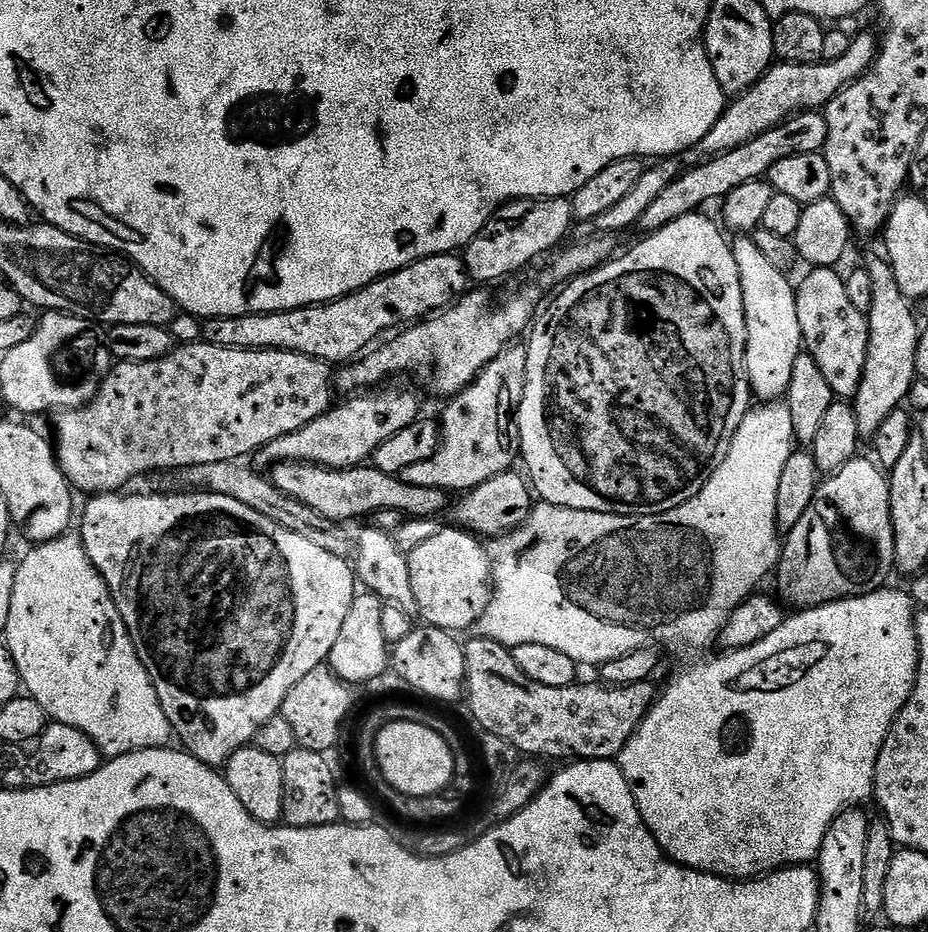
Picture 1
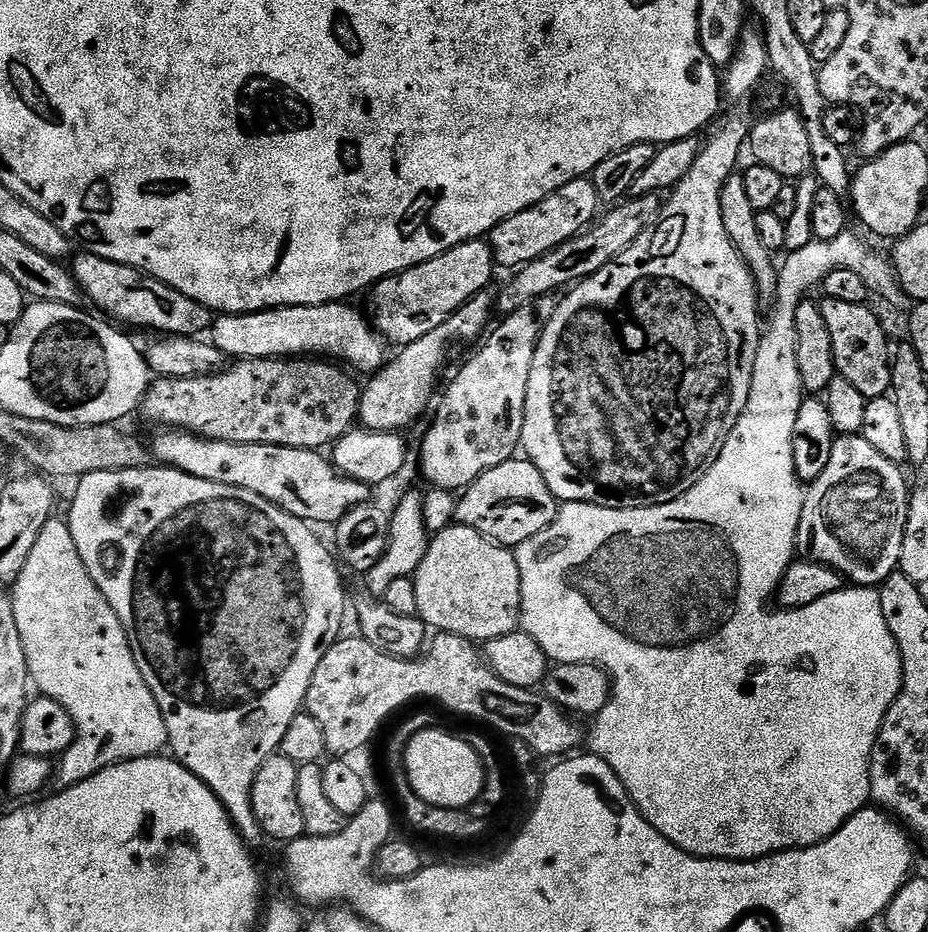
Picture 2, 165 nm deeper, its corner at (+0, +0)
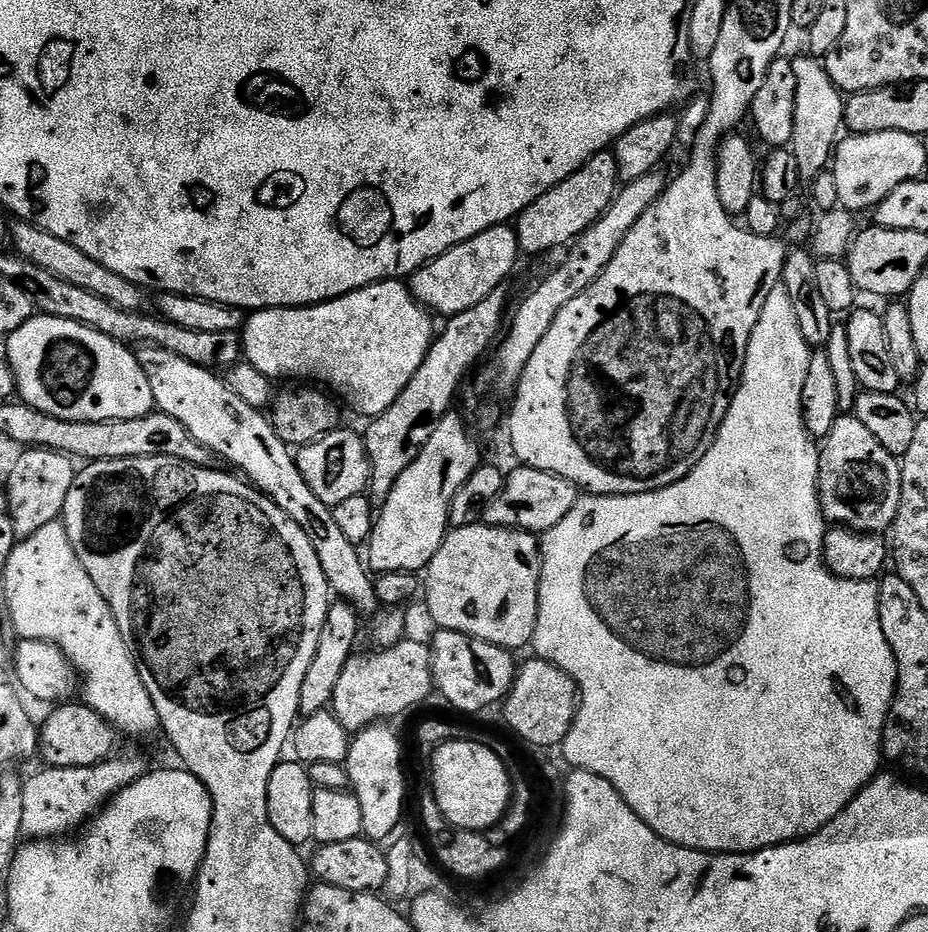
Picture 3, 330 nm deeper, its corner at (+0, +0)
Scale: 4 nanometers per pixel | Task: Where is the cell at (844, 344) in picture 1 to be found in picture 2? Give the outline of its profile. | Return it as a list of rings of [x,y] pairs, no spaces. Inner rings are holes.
[[[827,298],[821,299],[819,306],[822,318],[826,318],[826,327],[830,329],[837,373],[846,378],[846,382],[851,382],[868,401],[889,395],[892,387],[890,337],[883,332],[877,313],[868,304],[834,302]]]

